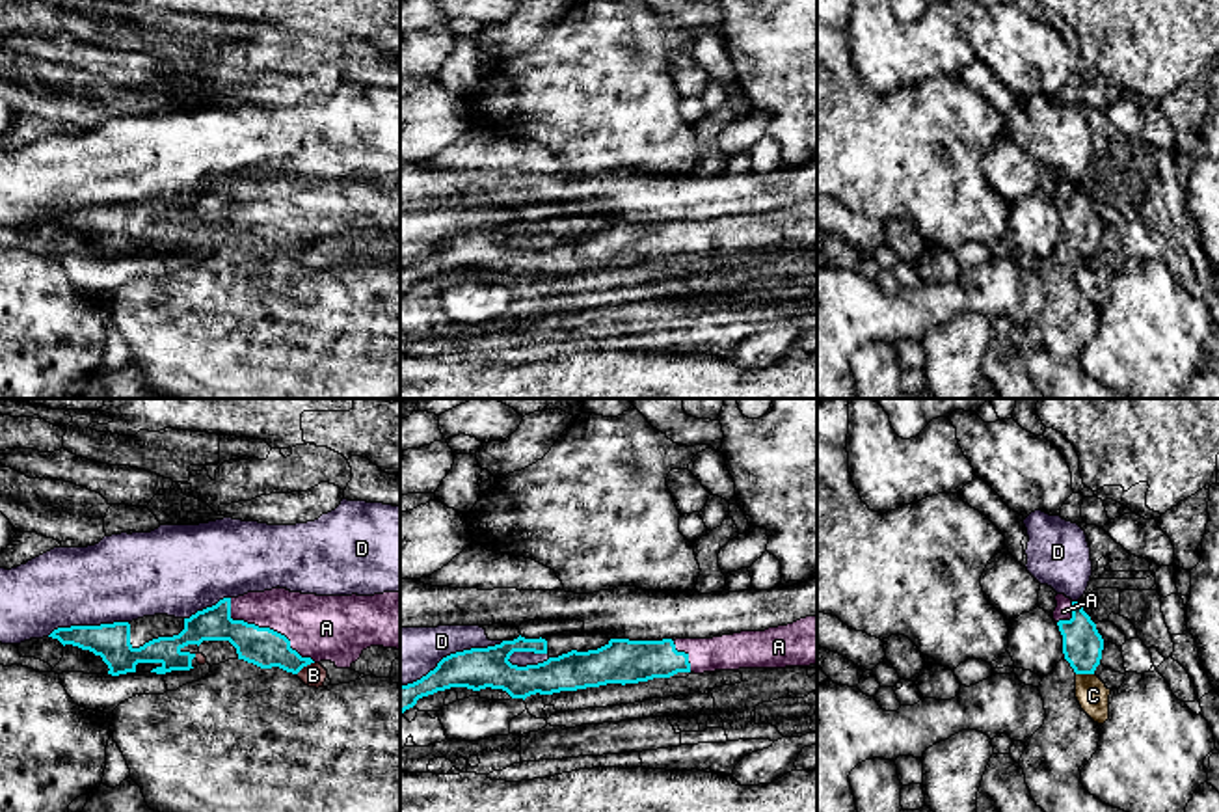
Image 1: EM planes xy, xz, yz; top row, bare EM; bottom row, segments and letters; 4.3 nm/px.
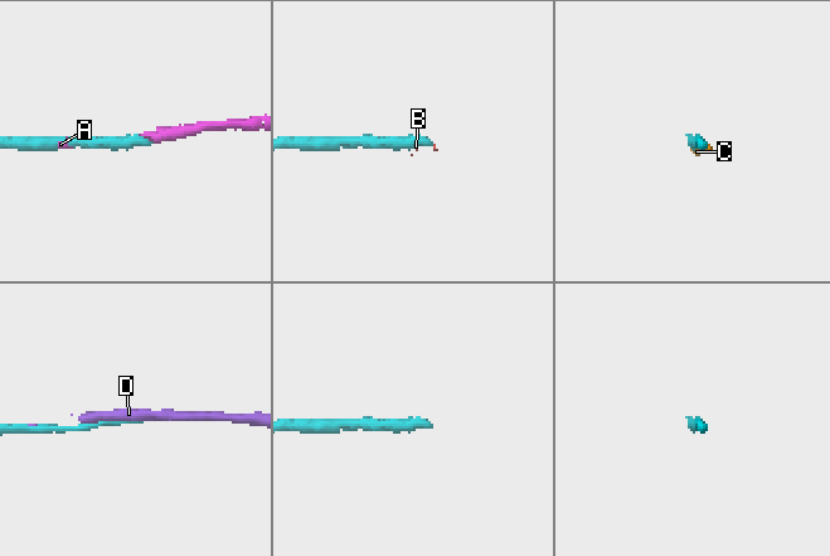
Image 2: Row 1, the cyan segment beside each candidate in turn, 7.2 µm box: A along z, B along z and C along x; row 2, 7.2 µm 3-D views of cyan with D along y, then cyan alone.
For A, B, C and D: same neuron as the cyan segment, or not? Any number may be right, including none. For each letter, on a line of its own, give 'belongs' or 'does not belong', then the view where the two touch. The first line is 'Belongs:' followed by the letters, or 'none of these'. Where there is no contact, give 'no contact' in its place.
Belongs: A
A: belongs | xy
B: does not belong | xy
C: does not belong | yz
D: does not belong | xz

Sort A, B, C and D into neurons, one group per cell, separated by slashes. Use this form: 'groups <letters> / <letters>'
groups A / B C / D

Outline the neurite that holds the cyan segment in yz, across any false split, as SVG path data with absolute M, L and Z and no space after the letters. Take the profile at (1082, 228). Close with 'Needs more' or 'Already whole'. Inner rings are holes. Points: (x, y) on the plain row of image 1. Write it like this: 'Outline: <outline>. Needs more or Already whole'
Outline: M1055 179L1053 203L1063 218L1063 237L1076 257L1094 257L1102 242L1104 222L1078 184Z. Needs more

